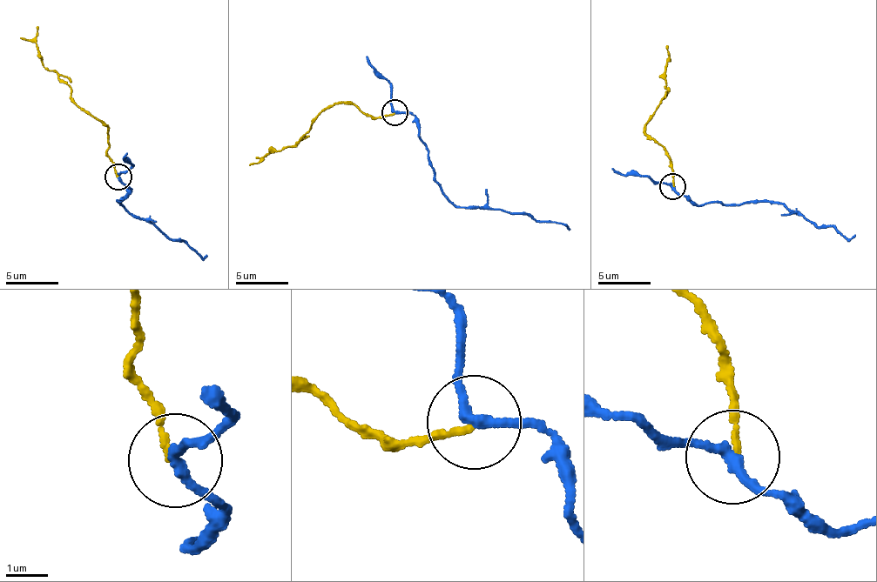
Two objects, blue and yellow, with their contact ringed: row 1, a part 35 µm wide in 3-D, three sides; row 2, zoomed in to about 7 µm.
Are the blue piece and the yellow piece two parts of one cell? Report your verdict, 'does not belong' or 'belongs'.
does not belong

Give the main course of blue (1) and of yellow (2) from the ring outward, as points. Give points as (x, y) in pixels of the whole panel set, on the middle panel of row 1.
1: (394, 111), (415, 117), (427, 145), (434, 177), (455, 205), (520, 213), (563, 225), (569, 231)
2: (394, 111), (374, 118), (353, 104), (330, 104), (315, 116), (308, 133), (263, 157), (255, 157)

